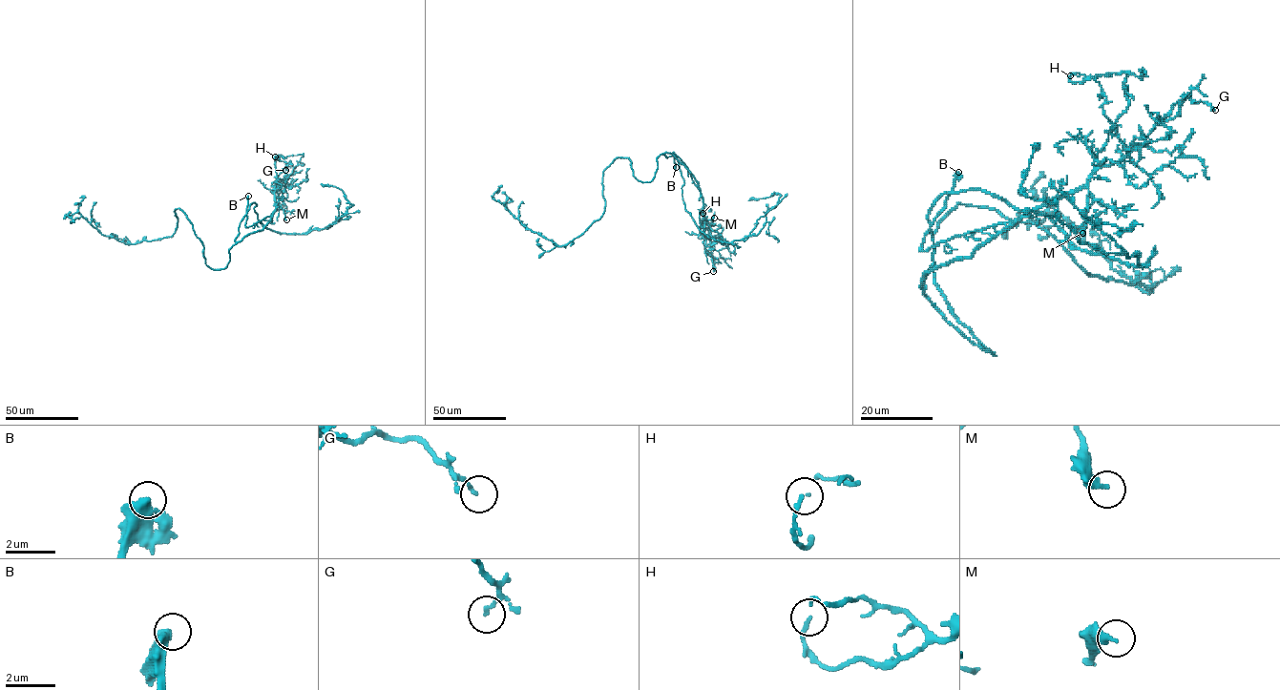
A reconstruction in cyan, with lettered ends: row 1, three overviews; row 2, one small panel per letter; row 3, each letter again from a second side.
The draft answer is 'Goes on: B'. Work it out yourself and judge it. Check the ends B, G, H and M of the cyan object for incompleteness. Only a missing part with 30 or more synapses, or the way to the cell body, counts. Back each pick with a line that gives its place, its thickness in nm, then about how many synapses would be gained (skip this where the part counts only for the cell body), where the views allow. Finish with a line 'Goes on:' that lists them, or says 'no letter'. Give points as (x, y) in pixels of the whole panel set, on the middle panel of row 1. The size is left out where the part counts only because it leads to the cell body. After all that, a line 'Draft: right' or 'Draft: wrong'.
B: Place: (676, 167). Thickness 550 nm
Goes on: B
Draft: right

